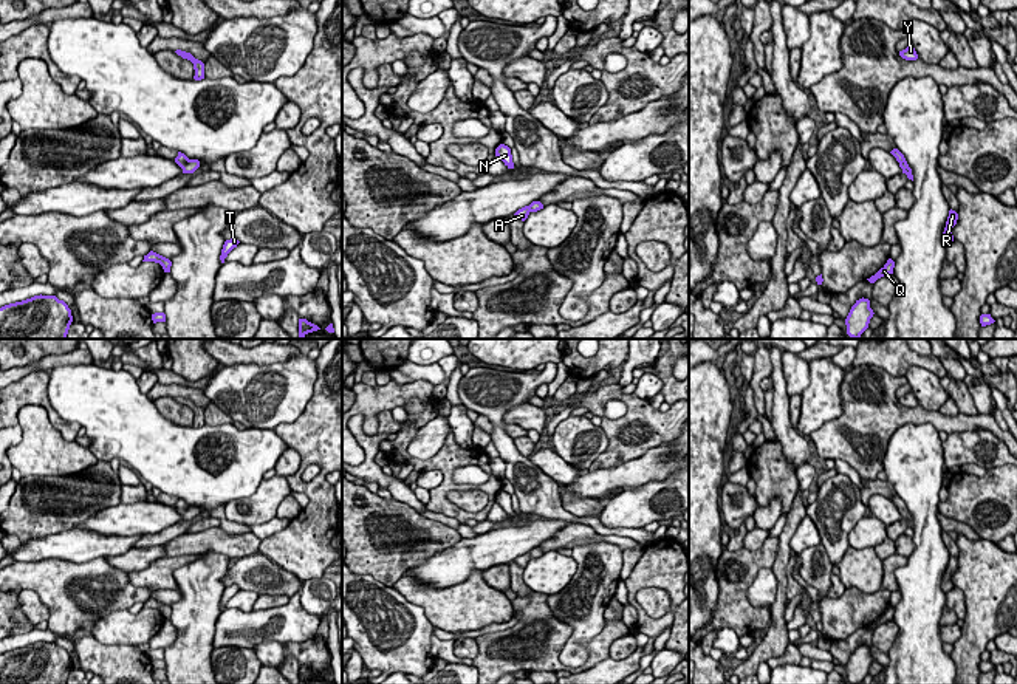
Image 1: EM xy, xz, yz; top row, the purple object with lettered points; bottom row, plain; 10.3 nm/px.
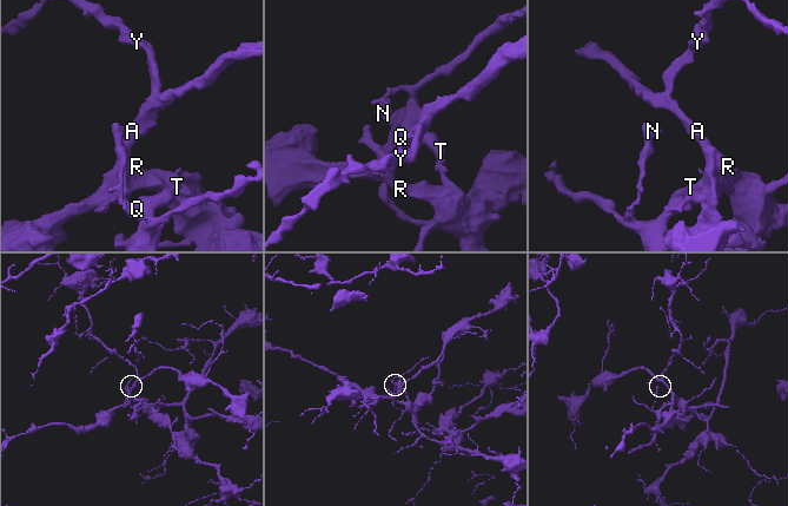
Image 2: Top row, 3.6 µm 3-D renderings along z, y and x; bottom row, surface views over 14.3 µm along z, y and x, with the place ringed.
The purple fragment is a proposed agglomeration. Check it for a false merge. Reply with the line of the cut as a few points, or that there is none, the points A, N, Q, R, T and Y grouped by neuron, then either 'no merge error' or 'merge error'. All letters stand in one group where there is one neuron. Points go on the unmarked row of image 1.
no cut; A N Q R T Y; no merge error

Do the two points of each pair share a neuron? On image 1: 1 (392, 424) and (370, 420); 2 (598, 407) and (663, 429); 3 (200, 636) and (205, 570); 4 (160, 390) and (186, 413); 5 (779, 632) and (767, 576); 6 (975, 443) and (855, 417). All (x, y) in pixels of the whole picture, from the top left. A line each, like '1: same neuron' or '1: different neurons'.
1: different neurons
2: same neuron
3: same neuron
4: different neurons
5: different neurons
6: different neurons

